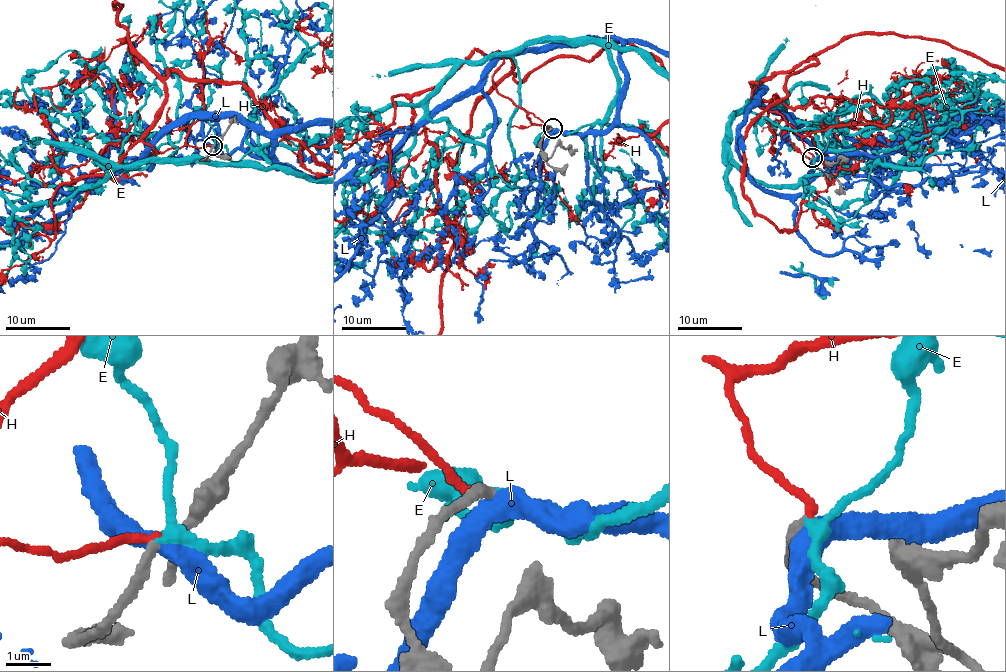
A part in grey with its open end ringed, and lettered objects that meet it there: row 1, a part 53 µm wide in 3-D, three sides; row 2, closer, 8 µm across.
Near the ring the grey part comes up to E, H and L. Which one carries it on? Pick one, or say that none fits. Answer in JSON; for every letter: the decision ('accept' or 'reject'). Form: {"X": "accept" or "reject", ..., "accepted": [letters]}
{"E": "accept", "H": "reject", "L": "reject", "accepted": ["E"]}

